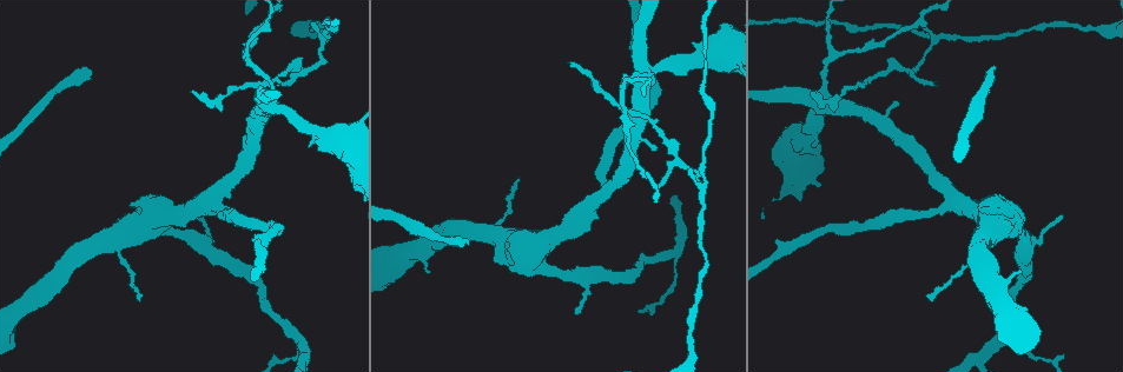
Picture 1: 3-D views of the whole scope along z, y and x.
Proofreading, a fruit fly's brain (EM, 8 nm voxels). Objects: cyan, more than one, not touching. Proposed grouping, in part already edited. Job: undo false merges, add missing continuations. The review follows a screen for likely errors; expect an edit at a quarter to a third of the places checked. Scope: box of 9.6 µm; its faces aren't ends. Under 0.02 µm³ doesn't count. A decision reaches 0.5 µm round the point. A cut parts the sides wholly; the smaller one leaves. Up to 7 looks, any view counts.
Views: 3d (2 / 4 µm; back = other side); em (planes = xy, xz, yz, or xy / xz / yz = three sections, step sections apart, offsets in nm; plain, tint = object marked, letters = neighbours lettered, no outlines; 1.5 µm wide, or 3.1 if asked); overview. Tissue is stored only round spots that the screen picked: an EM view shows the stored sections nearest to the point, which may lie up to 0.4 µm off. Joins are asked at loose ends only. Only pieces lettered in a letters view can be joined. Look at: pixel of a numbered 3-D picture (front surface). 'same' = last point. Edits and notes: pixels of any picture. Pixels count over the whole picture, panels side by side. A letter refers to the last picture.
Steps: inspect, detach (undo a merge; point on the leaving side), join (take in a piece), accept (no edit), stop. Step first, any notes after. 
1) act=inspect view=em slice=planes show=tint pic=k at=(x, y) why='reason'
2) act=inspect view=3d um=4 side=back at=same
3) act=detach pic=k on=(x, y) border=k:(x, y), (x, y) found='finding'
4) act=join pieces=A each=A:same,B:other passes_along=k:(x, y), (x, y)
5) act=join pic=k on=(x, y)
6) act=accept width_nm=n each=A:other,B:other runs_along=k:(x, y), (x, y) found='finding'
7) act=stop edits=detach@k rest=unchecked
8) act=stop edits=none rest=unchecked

act=inspect view=em slice=xy step=4 show=tint pic=1 at=(936, 37)

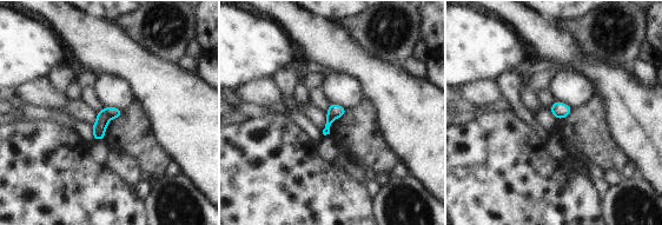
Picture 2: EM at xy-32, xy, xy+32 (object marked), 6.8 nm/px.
act=inspect view=em slice=xy step=4 show=letters at=same

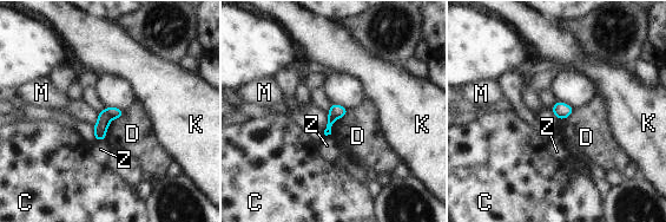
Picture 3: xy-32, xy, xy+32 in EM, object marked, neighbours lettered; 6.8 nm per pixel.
act=detach pic=3 on=(100, 128) width_nm=100 each=C:other,D:other,K:other,M:other,Z:other border=3:(104, 110), (112, 118) found='two neurons meet here'

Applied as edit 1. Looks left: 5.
act=inspect view=em slice=planes show=letters pic=1 at=(91, 74) why='end of a long branch'

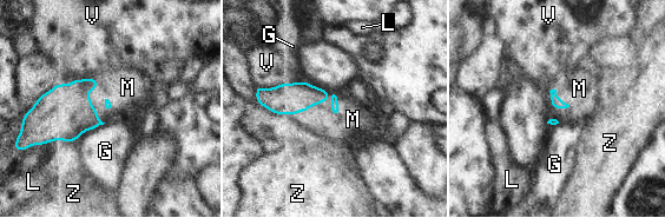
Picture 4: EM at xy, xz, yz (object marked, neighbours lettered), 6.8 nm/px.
act=join pic=4 on=(579, 88) longest_contact=V:340nm each=G:other,L:other,M:same,V:other,Z:other found='it goes on there'

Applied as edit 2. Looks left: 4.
act=inspect view=overview why='redraw'

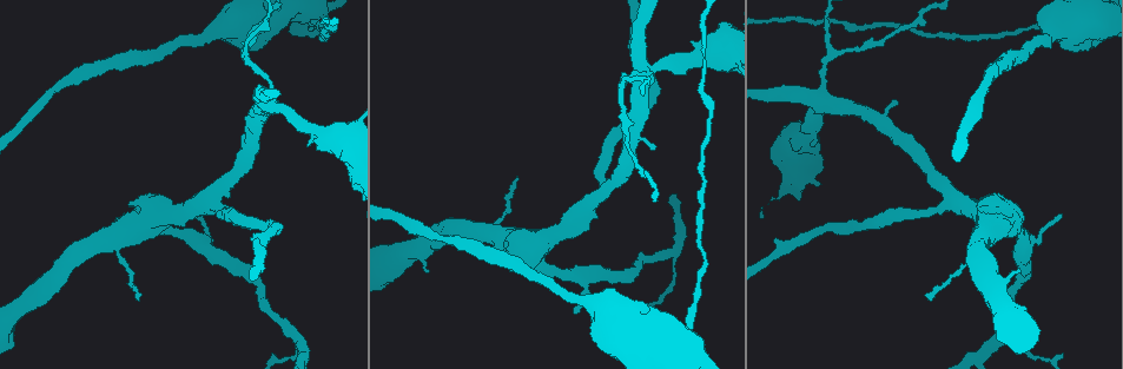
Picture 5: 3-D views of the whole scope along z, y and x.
act=inspect view=3d um=2 pic=5 at=(1061, 215) why='branch stops here'

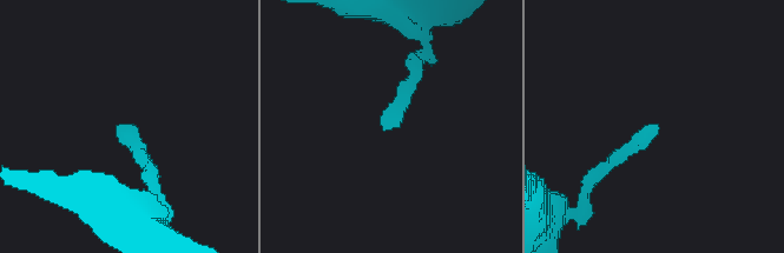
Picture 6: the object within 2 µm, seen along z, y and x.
act=inspect view=em slice=yz step=4 show=plain pic=6 at=(121, 126)

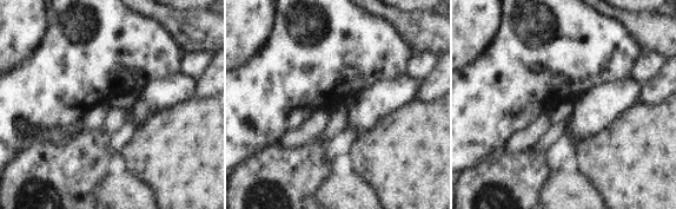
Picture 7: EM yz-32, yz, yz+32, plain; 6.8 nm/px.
act=inspect view=em slice=yz step=4 show=letters at=same

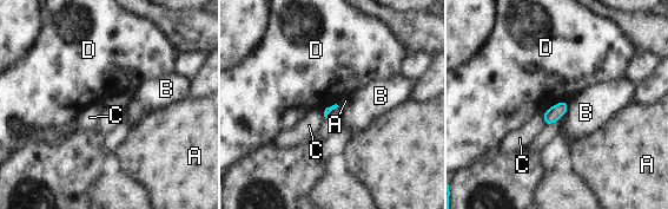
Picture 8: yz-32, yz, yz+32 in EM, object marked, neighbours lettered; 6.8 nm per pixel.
act=accept each=A:other,B:other,C:other,D:other border=8:(567, 100), (560, 100), (542, 112) found='none of them fits'

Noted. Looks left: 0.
act=stop edits=detach@3,join@4 rest=unchecked

